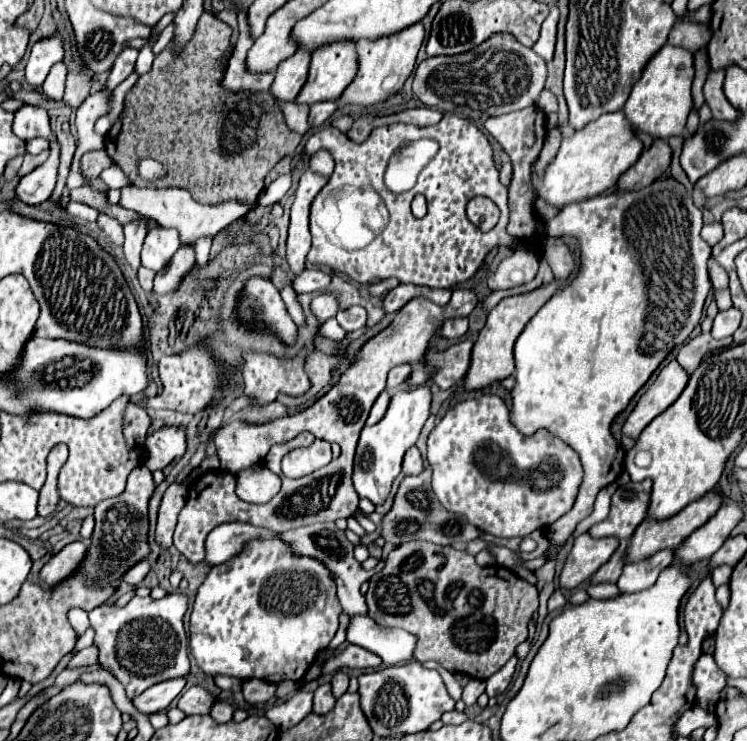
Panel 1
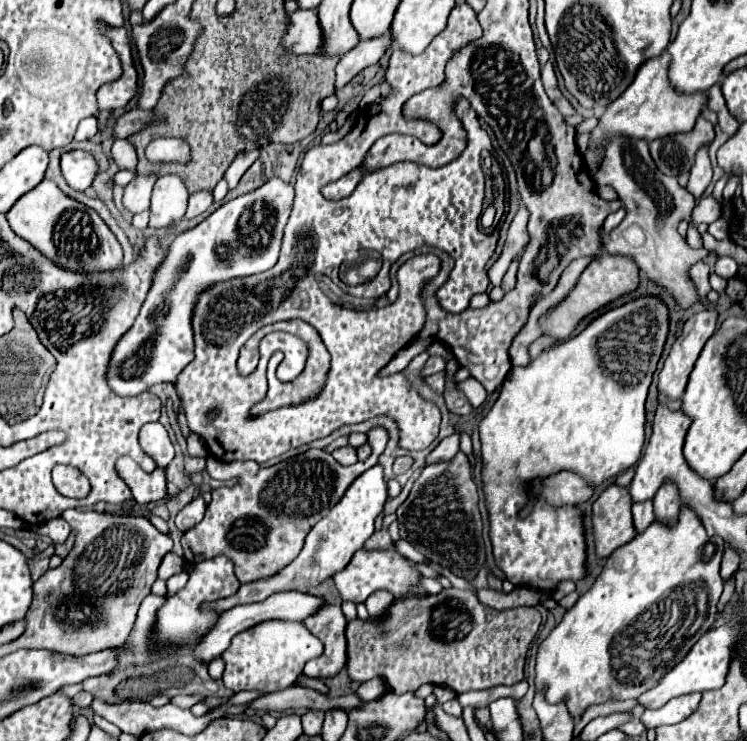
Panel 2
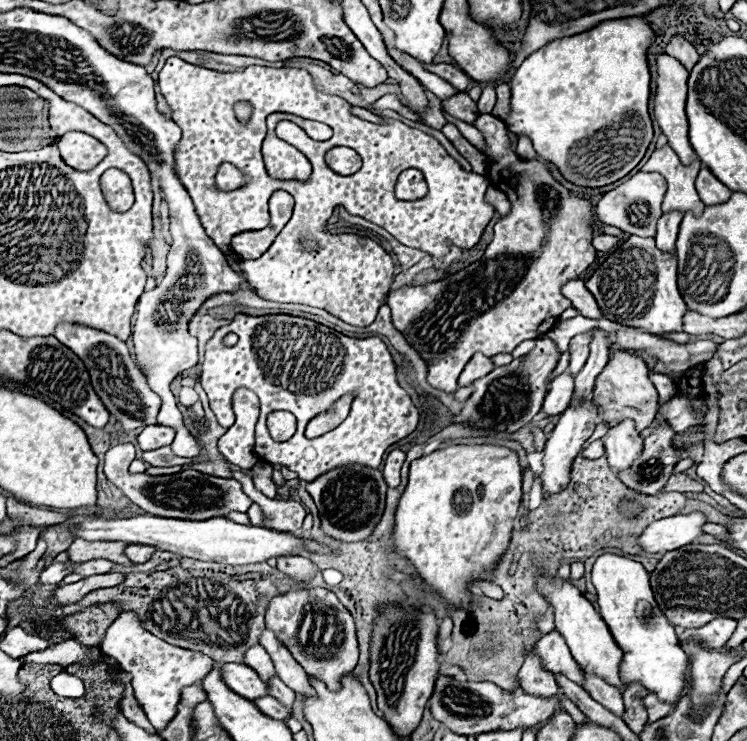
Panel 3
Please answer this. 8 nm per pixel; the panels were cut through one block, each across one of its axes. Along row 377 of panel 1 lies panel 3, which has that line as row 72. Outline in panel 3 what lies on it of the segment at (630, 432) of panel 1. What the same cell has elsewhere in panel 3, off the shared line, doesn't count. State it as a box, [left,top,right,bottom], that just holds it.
[654,54,696,164]

